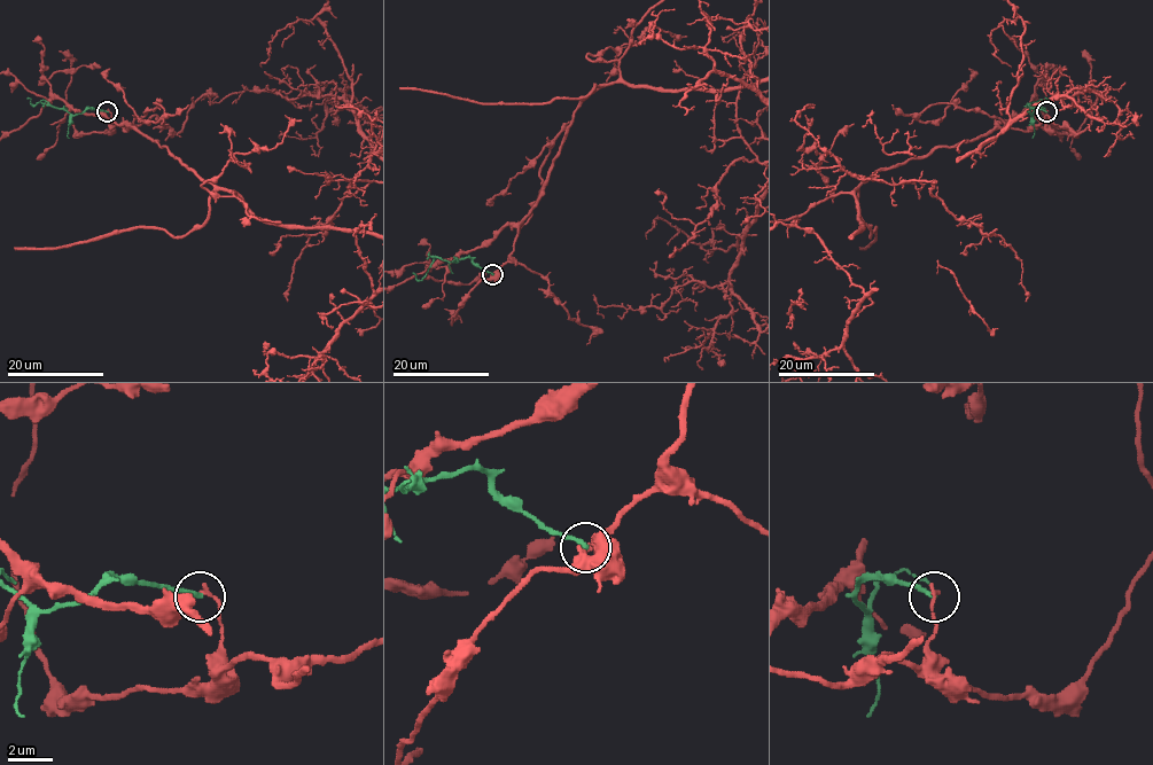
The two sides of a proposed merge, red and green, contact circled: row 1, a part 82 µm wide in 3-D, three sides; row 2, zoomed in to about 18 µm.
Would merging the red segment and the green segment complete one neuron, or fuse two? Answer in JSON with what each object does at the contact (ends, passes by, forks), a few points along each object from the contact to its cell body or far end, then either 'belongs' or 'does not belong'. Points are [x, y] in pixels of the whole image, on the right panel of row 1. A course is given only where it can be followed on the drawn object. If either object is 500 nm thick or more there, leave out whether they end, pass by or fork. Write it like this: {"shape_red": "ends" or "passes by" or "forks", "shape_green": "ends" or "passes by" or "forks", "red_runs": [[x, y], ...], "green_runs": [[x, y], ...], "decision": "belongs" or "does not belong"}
{"shape_red": "ends", "shape_green": "ends", "green_runs": [[1046, 112], [1031, 109], [1030, 114], [1034, 112], [1029, 103], [1042, 99], [1053, 104], [1044, 98]], "decision": "does not belong"}

